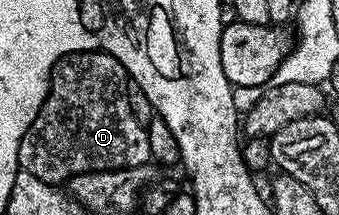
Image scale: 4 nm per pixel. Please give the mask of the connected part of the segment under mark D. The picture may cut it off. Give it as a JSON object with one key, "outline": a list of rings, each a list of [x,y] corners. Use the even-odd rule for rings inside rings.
{"outline":[[[82,50],[57,62],[52,70],[46,100],[26,136],[22,136],[20,169],[30,172],[30,176],[38,176],[43,182],[64,184],[69,178],[89,174],[92,170],[127,170],[129,166],[149,165],[152,153],[148,131],[131,115],[127,86],[122,64],[102,50]]]}

